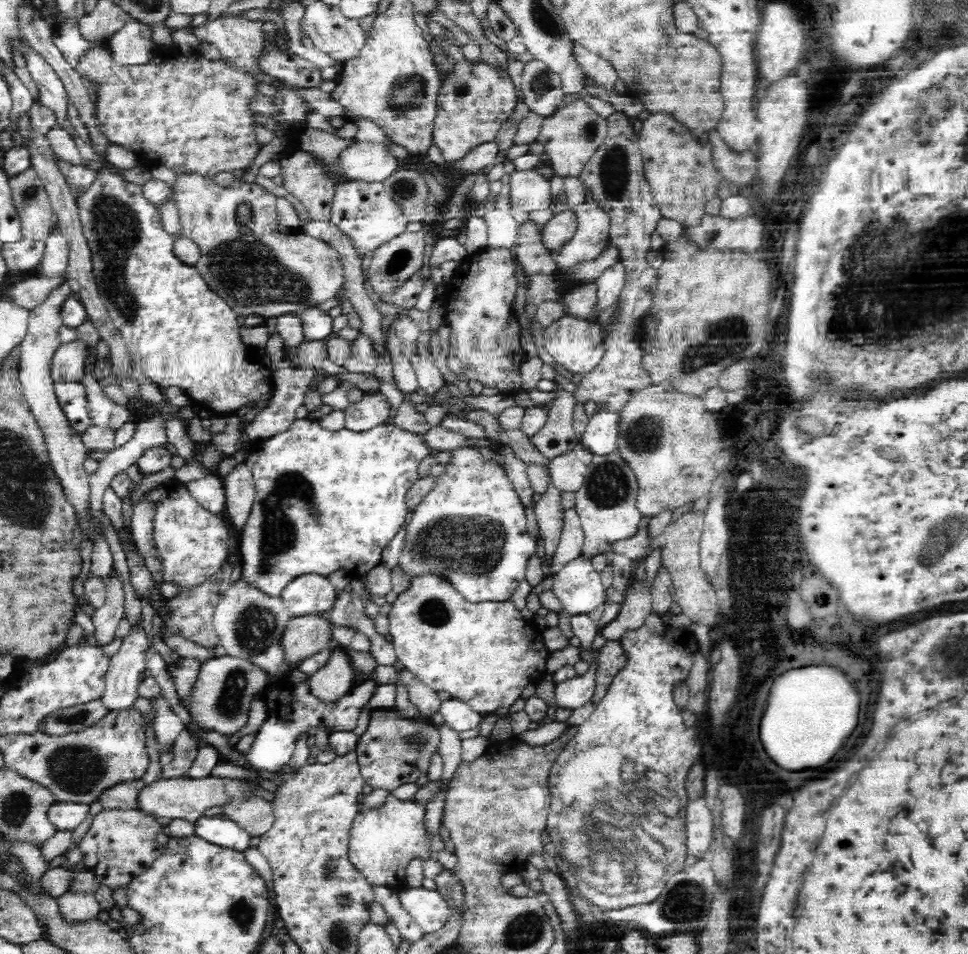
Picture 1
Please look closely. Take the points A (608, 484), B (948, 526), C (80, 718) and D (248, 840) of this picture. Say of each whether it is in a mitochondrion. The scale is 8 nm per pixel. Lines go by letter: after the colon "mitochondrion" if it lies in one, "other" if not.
A: mitochondrion
B: mitochondrion
C: mitochondrion
D: other

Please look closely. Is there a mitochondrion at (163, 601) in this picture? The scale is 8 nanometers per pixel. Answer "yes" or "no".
no

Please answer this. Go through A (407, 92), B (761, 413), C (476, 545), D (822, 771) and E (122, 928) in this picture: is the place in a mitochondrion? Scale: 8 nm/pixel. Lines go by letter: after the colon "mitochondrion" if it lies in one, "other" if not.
A: mitochondrion
B: other
C: mitochondrion
D: other
E: other

